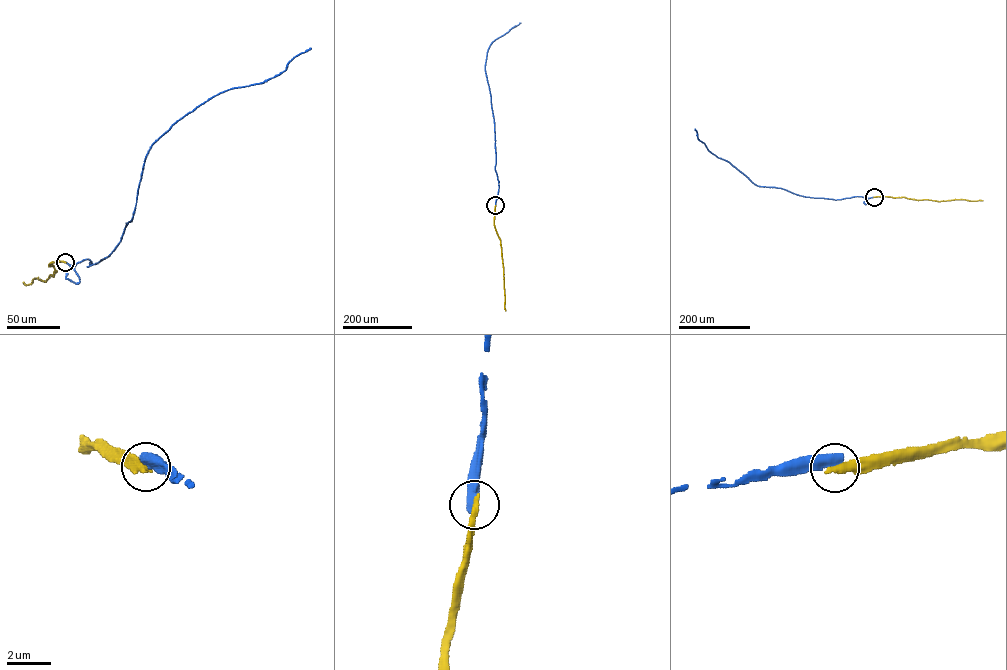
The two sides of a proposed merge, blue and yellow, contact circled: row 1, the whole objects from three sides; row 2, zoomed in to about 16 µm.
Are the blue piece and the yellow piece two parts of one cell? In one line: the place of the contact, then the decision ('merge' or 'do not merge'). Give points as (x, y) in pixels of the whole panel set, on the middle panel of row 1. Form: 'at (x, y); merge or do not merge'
at (495, 205); do not merge

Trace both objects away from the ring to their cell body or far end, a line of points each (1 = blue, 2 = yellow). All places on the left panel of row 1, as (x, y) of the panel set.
1: (65, 262), (88, 259), (88, 266), (115, 248), (145, 158), (172, 125), (221, 92), (278, 75), (310, 48)
2: (65, 262), (58, 260), (49, 263), (56, 271), (45, 282), (36, 278), (27, 285), (23, 283)

